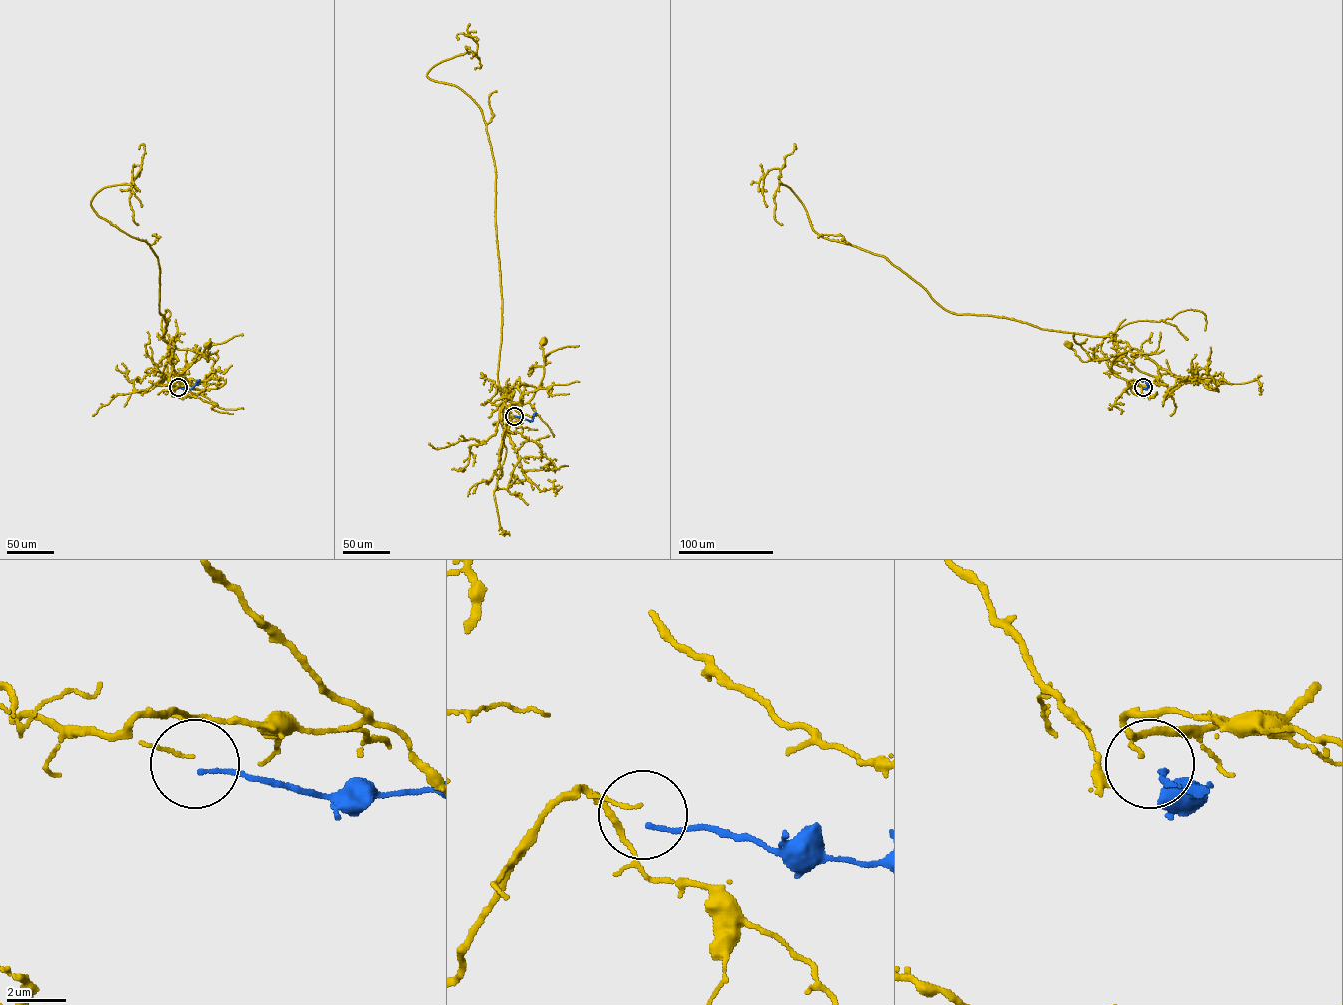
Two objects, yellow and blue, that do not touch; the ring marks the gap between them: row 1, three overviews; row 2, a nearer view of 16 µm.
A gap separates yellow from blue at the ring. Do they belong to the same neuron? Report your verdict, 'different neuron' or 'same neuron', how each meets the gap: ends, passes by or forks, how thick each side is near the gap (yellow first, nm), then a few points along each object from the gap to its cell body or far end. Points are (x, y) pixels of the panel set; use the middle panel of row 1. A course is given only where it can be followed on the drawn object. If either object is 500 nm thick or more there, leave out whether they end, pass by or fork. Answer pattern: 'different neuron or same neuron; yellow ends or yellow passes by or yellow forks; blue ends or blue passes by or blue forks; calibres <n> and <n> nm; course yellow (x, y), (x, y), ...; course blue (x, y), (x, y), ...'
different neuron; yellow ends; blue ends; calibres 100 and 140 nm; course yellow (514, 415), (507, 422), (506, 432), (510, 407), (527, 402), (543, 377), (544, 362), (540, 347), (543, 342); course blue (514, 416), (530, 421), (536, 413)

